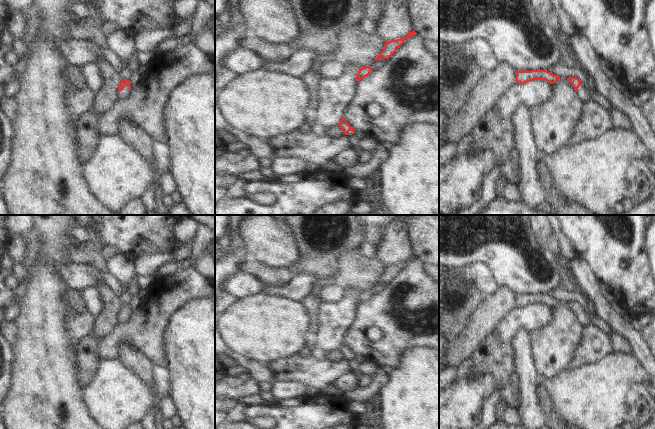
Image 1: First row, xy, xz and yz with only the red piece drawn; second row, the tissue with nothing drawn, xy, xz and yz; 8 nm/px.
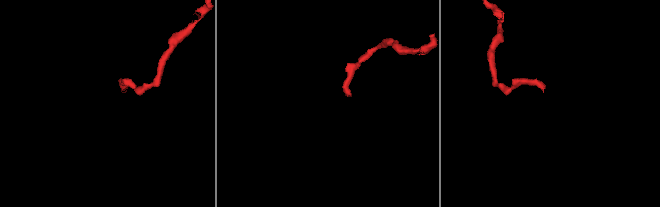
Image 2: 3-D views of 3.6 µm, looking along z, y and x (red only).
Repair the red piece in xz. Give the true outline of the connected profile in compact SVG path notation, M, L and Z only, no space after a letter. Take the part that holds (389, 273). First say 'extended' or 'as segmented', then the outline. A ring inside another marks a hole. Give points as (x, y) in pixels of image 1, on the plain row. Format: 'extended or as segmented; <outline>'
as segmented; M413 254L412 256L408 257L408 259L404 262L386 266L383 271L383 275L376 281L375 285L382 284L382 283L389 283L396 276L396 274L404 267L404 265L407 262L412 261L414 259L417 258Z

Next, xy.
extended; M122 304L119 308L118 312L118 322L125 323L130 318L131 309L129 307L129 304Z

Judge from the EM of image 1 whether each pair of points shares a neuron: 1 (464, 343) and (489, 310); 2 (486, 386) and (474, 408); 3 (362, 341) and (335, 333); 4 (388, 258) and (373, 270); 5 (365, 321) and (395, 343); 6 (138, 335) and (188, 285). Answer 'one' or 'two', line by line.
1: one
2: one
3: two
4: two
5: one
6: one

